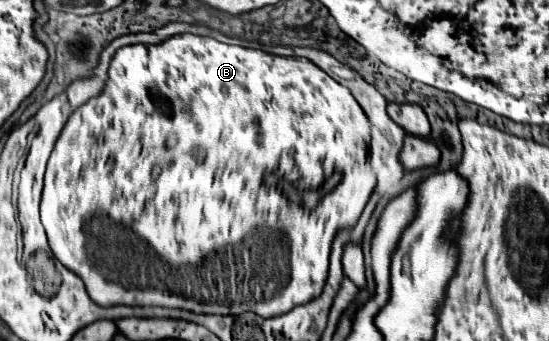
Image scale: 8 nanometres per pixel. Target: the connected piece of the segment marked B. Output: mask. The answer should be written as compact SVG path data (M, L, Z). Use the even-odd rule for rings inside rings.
M181 34L159 46L135 44L117 50L109 66L109 80L105 84L105 90L97 98L91 98L87 104L83 104L71 114L69 122L65 124L55 144L55 150L49 158L47 172L45 172L41 222L45 226L53 256L67 270L75 272L85 282L89 298L99 306L119 306L119 304L163 306L163 308L189 310L195 314L219 314L219 316L239 316L245 312L253 312L257 316L271 318L277 314L285 314L297 304L305 304L313 300L313 296L321 294L321 288L325 286L325 272L329 268L329 244L333 242L333 236L337 234L339 228L347 228L357 222L357 216L361 216L373 188L375 188L375 176L373 170L369 168L369 120L365 112L361 112L361 106L355 104L353 96L349 96L347 88L333 82L331 76L321 72L315 64L309 64L309 60L271 56L261 50L221 44L215 42L213 38ZM283 180L287 180L291 186L295 186L301 192L311 192L315 196L313 200L317 200L315 206L313 204L311 208L305 206L303 198L299 202L291 202L283 194L283 188L287 184ZM203 220L207 220L207 238L217 238L217 240L187 240L187 234L183 232L203 232ZM187 262L189 264L203 262L199 270L201 282L195 284L199 286L203 284L201 290L207 292L207 296L219 296L221 288L227 288L231 292L229 296L239 296L239 286L241 290L245 290L243 296L235 298L235 302L211 302L211 304L203 304L193 298L179 296L177 280L171 280L173 278L171 270L175 272L179 270L179 266L185 268Z

